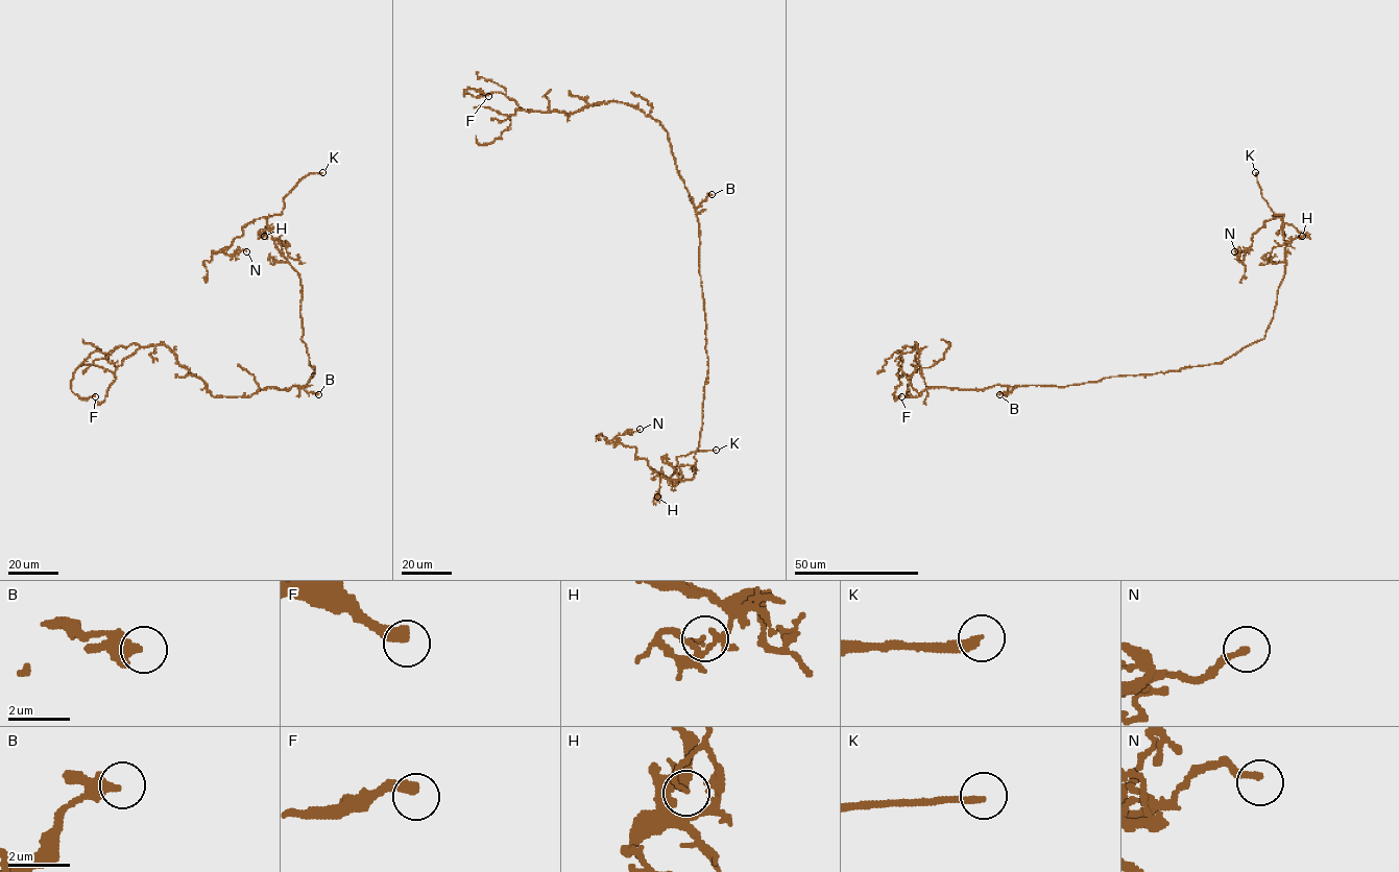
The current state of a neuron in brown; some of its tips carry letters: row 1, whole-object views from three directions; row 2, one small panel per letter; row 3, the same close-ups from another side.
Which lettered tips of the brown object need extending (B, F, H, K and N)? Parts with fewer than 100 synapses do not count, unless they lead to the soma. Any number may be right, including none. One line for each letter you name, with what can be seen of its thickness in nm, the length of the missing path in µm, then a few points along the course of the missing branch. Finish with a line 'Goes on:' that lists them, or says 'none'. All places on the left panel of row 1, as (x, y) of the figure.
K: calibre 240 nm; missing 30 µm; course (322, 172), (360, 158), (379, 156), (380, 153)
Goes on: K

